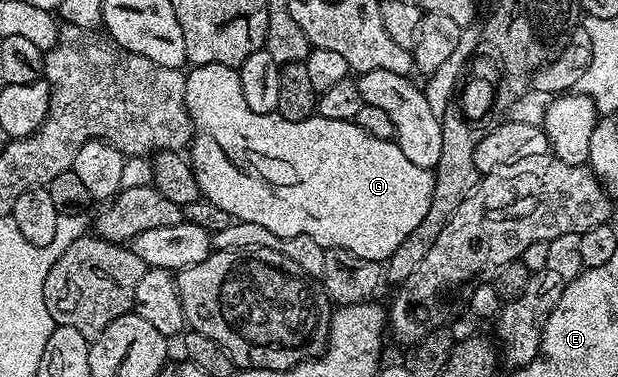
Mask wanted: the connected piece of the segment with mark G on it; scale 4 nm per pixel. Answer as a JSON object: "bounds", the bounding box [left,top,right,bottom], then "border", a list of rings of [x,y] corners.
{"bounds":[185,64,435,263],"border":[[[205,64],[196,66],[187,74],[185,84],[185,104],[191,117],[193,137],[189,147],[189,161],[191,170],[195,173],[195,183],[199,186],[199,193],[204,199],[208,198],[219,210],[232,214],[232,219],[248,222],[249,224],[261,224],[261,228],[269,228],[273,236],[309,236],[309,240],[317,240],[324,248],[336,246],[345,248],[365,260],[386,263],[388,258],[405,244],[409,232],[425,220],[425,212],[429,212],[429,204],[433,200],[433,188],[435,187],[434,173],[425,168],[417,168],[417,164],[409,161],[409,156],[401,152],[398,142],[390,138],[378,138],[369,136],[365,128],[361,128],[354,122],[345,120],[325,119],[320,116],[312,116],[305,120],[285,120],[278,114],[258,114],[245,104],[245,92],[241,92],[241,80],[236,67],[225,64]]]}

